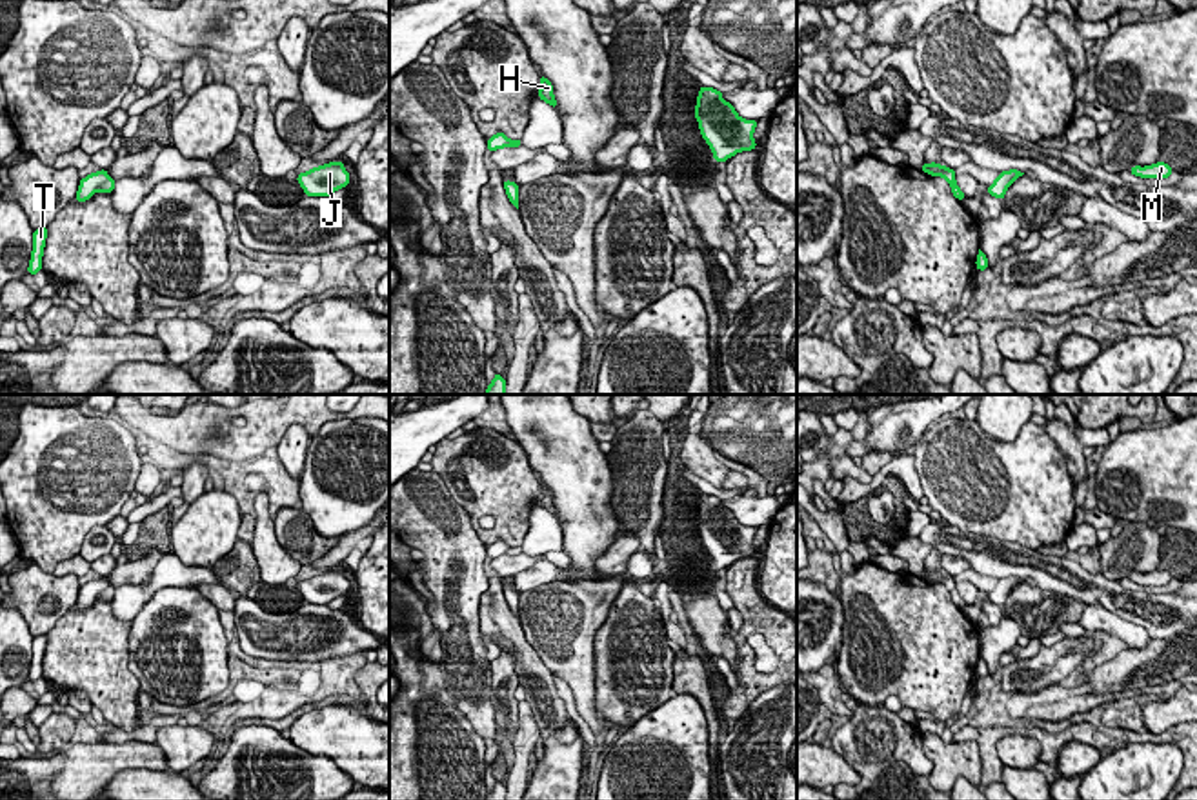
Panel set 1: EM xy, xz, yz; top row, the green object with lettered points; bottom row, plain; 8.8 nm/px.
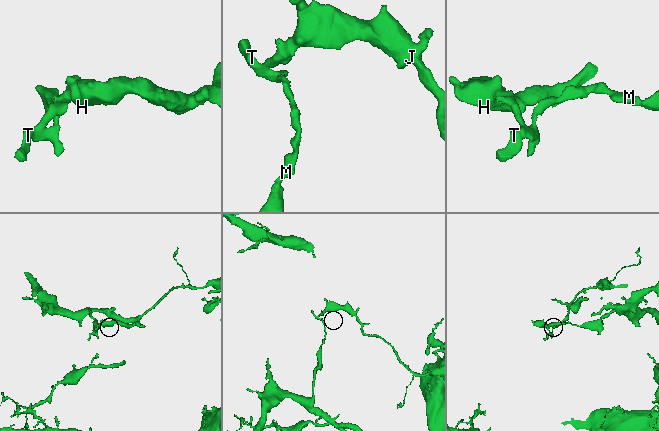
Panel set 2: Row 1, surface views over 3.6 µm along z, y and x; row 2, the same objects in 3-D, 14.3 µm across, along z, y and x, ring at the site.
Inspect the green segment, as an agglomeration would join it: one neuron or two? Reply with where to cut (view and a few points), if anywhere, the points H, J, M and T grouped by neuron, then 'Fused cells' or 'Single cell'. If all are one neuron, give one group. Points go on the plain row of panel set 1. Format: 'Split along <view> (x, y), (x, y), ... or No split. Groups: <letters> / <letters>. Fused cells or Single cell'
Split along xy (110, 584), (95, 597). Groups: H J / M T. Fused cells

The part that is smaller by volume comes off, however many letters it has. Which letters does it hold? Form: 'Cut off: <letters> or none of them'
Cut off: H, J

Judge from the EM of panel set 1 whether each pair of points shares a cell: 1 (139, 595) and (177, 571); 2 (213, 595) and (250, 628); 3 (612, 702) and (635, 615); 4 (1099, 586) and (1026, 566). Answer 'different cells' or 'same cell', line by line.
1: same cell
2: different cells
3: same cell
4: same cell

